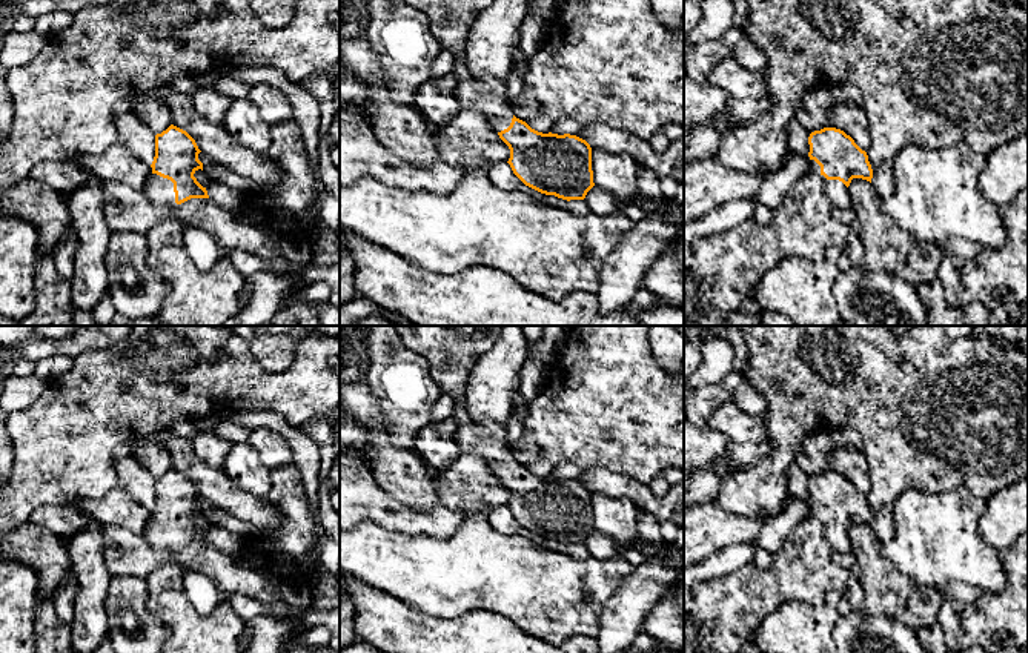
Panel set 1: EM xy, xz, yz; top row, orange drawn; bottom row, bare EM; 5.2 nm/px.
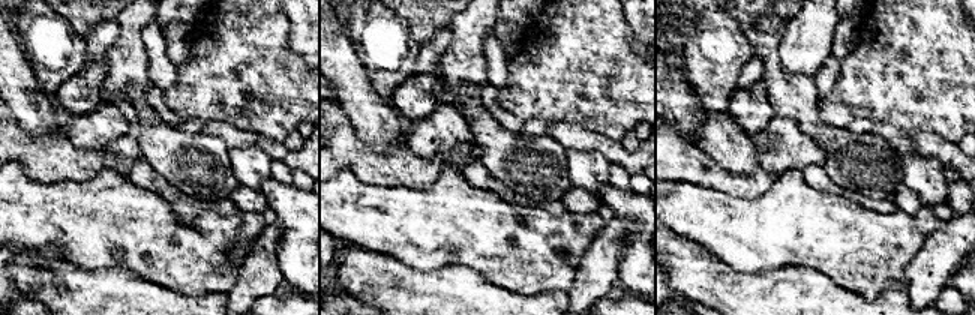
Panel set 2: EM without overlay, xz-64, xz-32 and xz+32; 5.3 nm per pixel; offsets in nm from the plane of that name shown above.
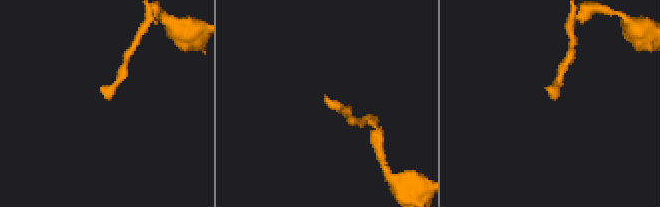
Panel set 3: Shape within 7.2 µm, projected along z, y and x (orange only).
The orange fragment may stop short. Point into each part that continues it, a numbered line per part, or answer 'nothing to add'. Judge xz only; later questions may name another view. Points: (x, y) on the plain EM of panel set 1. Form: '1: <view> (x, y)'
1: xz (450, 351)

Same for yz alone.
1: yz (836, 536)

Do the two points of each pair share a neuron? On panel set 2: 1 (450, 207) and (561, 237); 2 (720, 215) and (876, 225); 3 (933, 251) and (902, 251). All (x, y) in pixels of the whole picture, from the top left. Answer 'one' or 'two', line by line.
1: one
2: one
3: two

